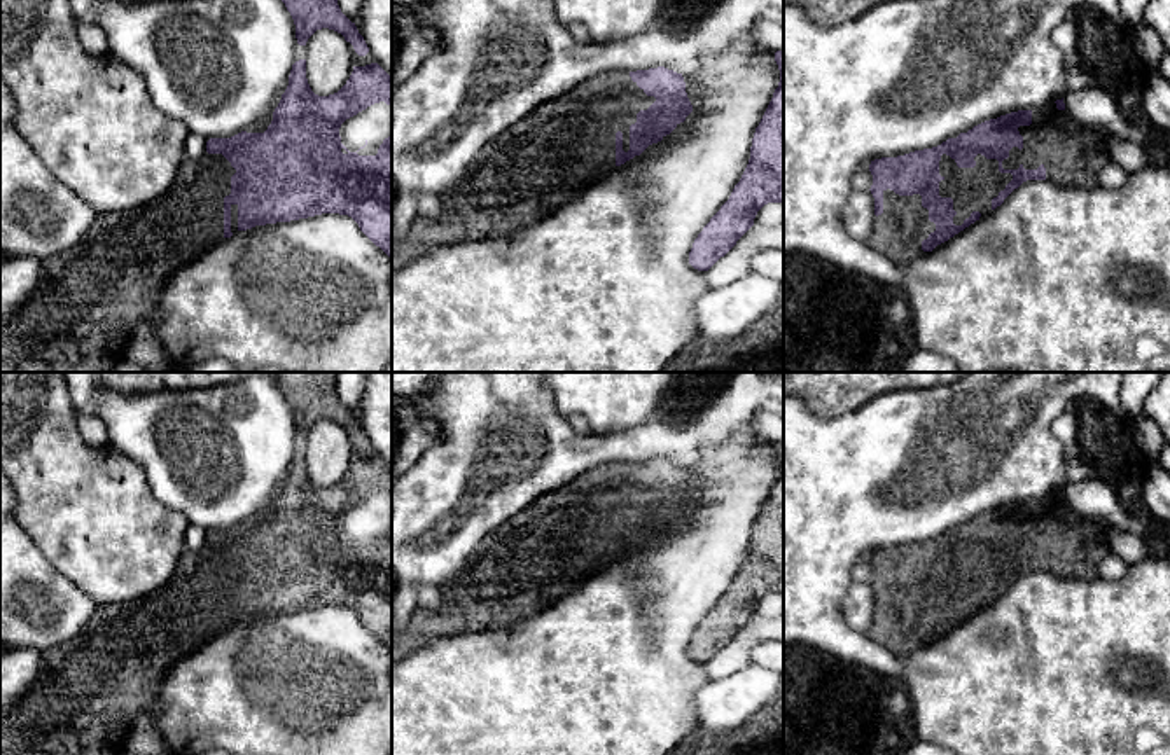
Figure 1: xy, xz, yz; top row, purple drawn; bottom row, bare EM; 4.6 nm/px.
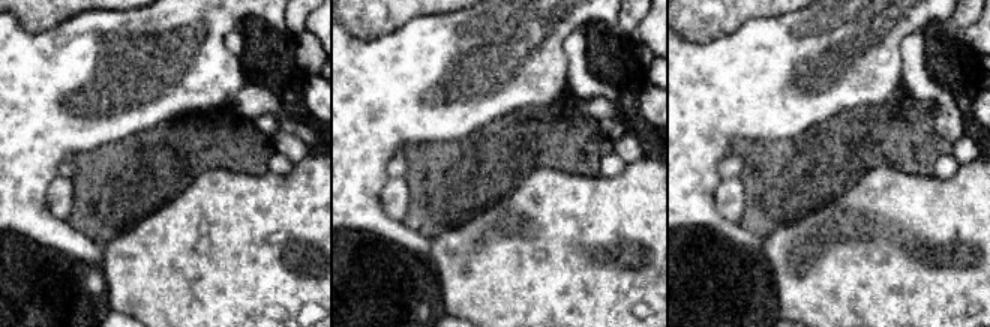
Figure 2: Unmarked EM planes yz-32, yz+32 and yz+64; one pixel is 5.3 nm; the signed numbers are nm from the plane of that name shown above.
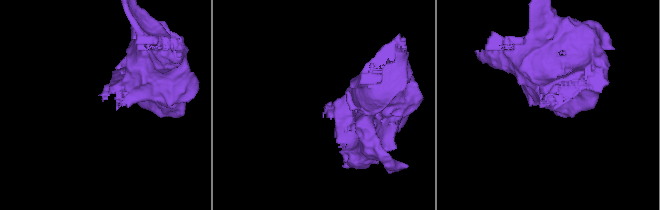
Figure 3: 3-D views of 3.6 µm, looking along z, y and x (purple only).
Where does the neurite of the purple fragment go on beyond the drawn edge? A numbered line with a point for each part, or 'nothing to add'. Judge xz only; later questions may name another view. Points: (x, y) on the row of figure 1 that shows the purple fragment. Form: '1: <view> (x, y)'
1: xz (543, 161)

